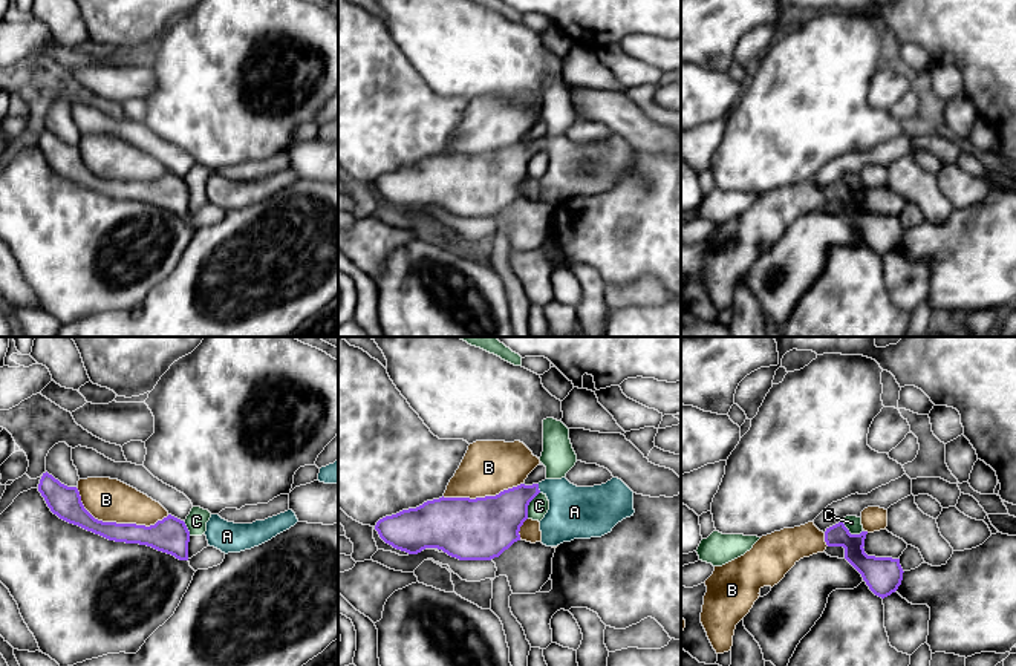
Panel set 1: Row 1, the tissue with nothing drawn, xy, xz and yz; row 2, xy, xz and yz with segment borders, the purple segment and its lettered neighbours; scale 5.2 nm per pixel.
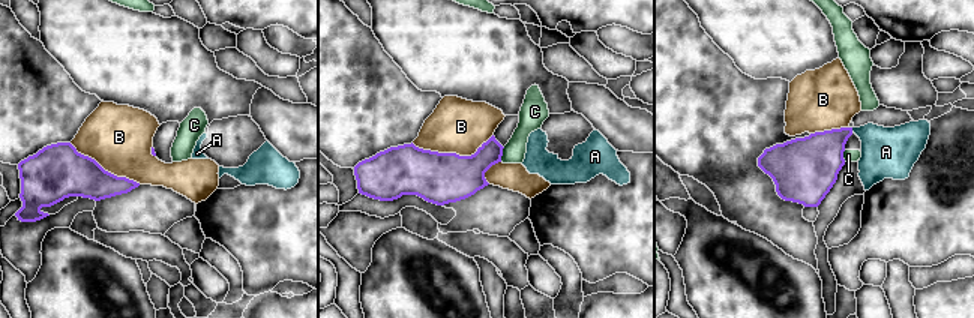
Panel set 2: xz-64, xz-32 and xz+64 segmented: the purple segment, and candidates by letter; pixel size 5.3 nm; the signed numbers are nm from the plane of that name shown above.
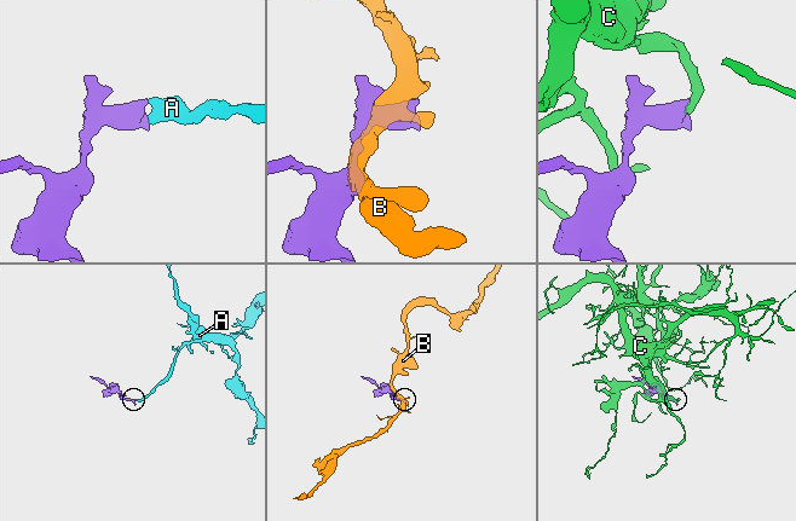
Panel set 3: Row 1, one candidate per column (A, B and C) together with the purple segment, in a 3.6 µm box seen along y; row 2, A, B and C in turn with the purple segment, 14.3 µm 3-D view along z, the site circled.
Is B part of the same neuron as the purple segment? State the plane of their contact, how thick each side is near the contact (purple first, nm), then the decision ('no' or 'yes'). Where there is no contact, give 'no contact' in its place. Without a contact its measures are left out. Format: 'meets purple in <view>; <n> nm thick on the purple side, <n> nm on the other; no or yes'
meets purple in xy; 140 nm thick on the purple side, 220 nm on the other; no

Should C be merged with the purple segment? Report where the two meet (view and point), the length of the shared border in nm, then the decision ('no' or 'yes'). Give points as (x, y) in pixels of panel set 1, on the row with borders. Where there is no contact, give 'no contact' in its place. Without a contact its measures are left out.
contact xz (528, 504); length 160 nm; no

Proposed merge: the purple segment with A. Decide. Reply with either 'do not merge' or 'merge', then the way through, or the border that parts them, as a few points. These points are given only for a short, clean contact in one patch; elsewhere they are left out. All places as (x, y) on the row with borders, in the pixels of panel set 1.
merge | across xz (501, 516), (522, 495), (537, 489), (551, 489), (574, 512)

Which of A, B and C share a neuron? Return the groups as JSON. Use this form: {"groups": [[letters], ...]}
{"groups": [["A"], ["B"], ["C"]]}

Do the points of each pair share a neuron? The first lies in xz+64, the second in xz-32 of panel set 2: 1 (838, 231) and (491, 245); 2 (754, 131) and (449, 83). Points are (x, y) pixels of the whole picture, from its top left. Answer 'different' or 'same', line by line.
1: different
2: different

